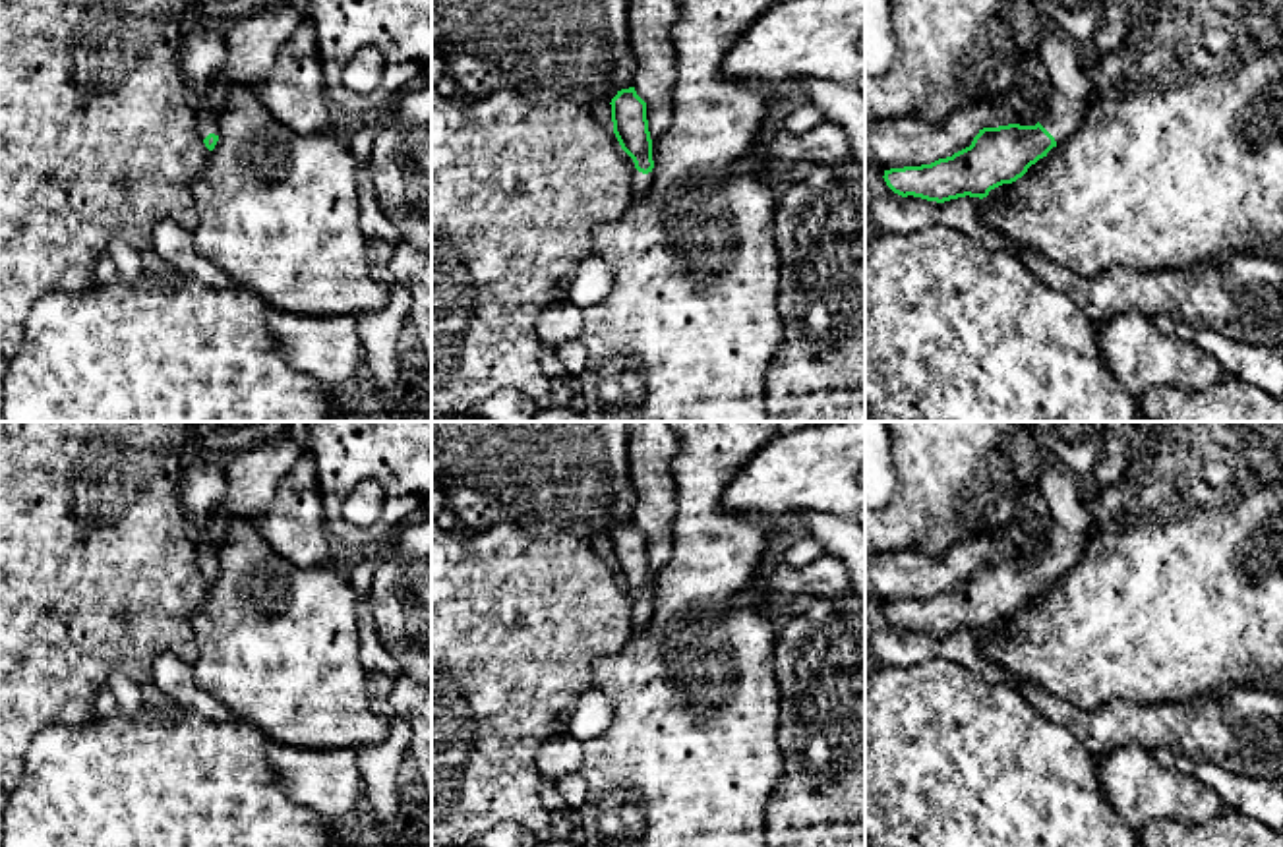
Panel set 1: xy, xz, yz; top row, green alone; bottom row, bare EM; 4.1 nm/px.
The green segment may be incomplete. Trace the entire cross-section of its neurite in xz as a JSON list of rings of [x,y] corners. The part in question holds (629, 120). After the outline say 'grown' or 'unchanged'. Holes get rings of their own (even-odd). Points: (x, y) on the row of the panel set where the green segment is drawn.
[[[635,87],[621,89],[612,99],[613,133],[621,149],[633,159],[633,199],[642,197],[652,186],[652,139],[646,120],[646,102]]] | grown

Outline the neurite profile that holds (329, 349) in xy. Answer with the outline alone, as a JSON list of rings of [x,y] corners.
[[[273,309],[267,317],[279,354],[323,385],[352,381],[364,367],[354,315],[310,317]]]

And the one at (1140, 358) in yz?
[[[1136,311],[1111,315],[1097,331],[1097,350],[1136,400],[1153,387],[1202,391],[1233,375],[1196,342],[1159,333],[1149,317]]]

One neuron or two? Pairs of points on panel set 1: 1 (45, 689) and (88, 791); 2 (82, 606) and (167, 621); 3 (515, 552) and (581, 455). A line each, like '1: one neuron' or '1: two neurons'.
1: two neurons
2: one neuron
3: two neurons

